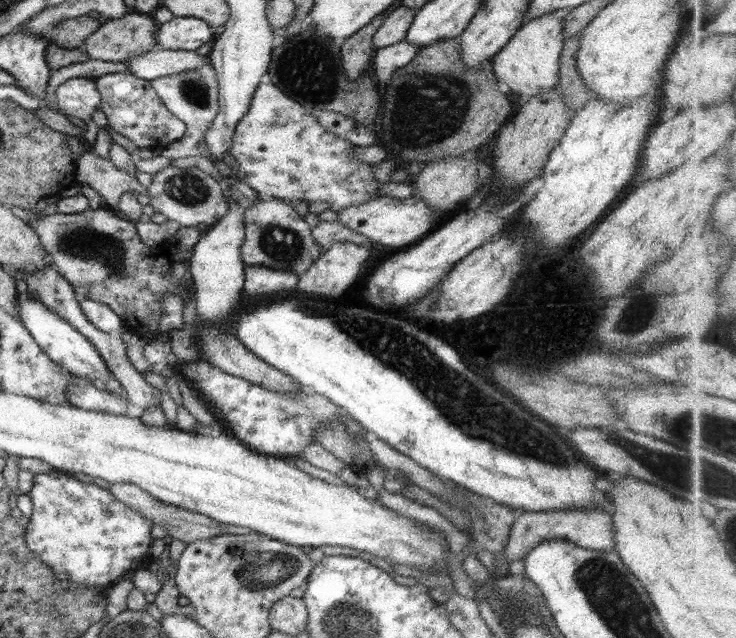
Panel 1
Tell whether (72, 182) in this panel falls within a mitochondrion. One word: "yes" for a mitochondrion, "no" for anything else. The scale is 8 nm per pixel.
no

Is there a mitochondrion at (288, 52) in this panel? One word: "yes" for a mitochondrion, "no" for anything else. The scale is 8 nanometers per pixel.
yes

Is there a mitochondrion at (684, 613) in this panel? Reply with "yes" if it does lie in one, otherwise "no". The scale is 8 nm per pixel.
no

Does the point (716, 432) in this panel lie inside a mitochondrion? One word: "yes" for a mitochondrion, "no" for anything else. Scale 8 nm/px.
yes

